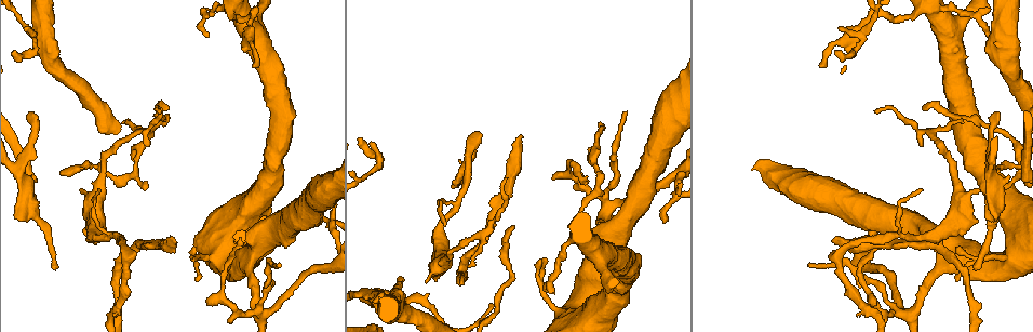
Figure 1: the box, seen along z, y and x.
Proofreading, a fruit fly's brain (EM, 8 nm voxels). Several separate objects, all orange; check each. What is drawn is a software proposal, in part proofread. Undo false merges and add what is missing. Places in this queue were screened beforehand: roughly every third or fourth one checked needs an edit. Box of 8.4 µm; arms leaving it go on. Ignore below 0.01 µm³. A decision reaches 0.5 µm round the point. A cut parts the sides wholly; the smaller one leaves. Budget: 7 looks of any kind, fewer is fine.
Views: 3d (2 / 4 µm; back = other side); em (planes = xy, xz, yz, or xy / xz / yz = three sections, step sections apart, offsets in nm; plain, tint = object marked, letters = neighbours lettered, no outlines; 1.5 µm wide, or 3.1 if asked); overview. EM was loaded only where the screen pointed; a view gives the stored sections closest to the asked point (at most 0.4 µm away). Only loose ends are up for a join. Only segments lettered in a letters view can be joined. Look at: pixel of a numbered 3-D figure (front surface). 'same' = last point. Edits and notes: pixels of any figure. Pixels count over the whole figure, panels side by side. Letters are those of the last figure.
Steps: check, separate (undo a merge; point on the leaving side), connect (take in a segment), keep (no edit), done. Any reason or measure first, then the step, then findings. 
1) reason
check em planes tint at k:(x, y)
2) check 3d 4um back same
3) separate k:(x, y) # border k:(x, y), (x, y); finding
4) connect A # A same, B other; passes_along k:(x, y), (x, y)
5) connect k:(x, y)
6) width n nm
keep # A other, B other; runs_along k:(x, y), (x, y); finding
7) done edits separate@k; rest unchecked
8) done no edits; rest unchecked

thin end
check em planes letters at 1:(399, 277)

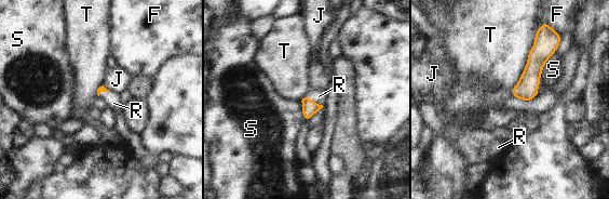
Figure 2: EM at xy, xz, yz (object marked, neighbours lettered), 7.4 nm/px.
connect R # F other, J other, R same, S other, T other; it goes on there

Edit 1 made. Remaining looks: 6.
free end
check em yz step 4 letters at 1:(507, 178)

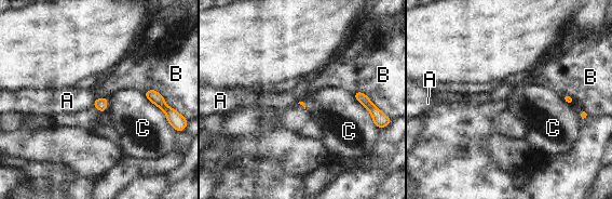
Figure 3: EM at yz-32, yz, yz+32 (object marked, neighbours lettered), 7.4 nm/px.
keep # A other, B other, C other; border 3:(144, 93), (164, 113), (167, 121); no lettered segment goes on from it

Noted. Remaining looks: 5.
check em planes letters at 1:(174, 240)

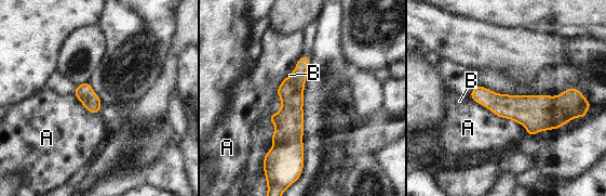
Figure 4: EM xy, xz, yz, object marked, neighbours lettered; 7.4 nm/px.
connect B # A other, B same; the cell continues

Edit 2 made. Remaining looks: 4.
done edits connect@2, connect@4; rest unchecked

